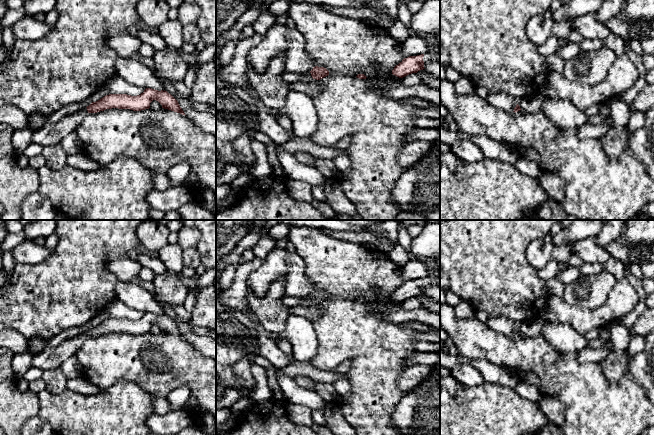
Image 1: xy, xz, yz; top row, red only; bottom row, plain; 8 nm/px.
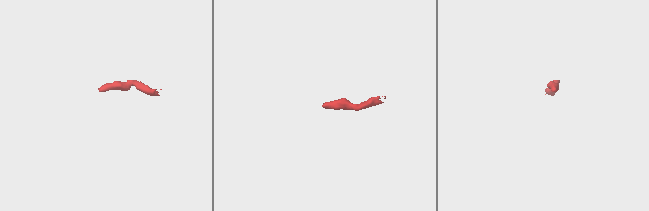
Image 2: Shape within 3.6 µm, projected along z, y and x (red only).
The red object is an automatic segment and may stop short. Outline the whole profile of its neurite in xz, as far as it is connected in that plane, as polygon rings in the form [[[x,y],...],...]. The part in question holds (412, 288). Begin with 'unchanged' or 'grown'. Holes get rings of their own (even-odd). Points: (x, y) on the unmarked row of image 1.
grown; [[[429,274],[425,278],[404,282],[394,291],[392,298],[399,302],[403,302],[409,298],[417,297],[425,293],[424,288],[426,286],[440,286],[440,277],[436,274]]]

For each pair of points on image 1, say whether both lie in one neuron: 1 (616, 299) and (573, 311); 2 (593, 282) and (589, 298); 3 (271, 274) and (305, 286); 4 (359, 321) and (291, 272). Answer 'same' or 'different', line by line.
1: same
2: same
3: same
4: different

